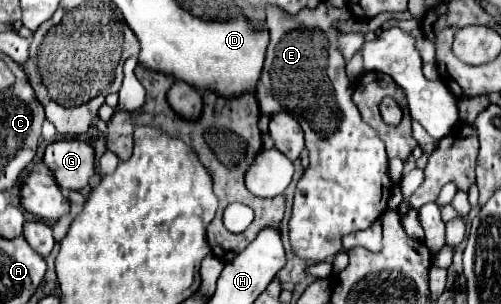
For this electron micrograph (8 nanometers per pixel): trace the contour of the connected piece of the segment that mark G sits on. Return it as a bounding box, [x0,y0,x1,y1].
[43,139,95,191]

